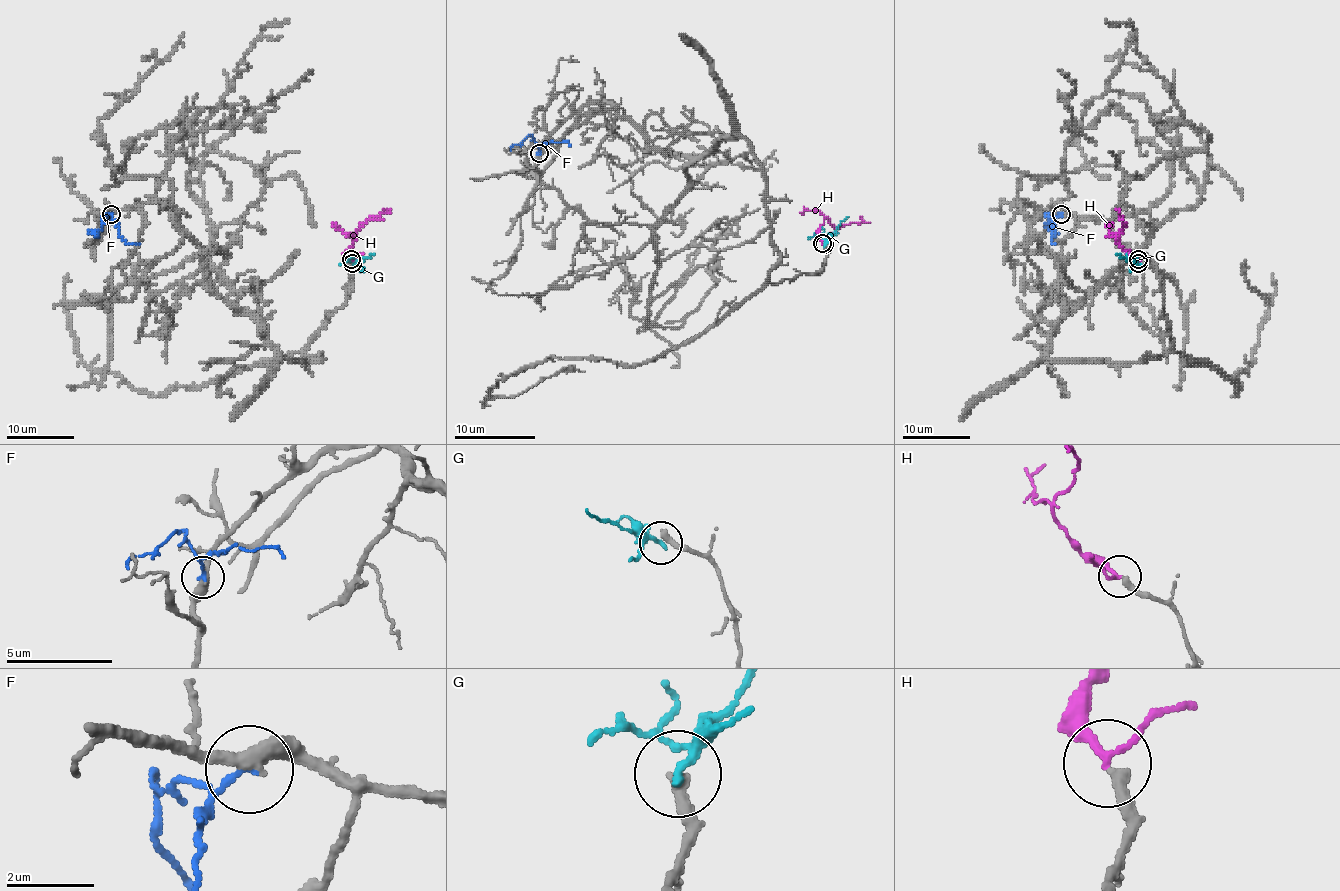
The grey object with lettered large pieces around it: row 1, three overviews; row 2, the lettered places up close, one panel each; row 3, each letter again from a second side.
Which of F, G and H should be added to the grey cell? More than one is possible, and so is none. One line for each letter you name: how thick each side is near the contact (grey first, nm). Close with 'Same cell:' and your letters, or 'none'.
H: 300/150 nm
Same cell: H

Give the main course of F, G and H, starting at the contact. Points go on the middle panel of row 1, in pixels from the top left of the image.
F: (538, 152), (538, 146), (548, 142), (571, 146)
G: (824, 245), (848, 216)
H: (822, 243), (818, 231), (826, 218), (834, 227), (870, 223)

